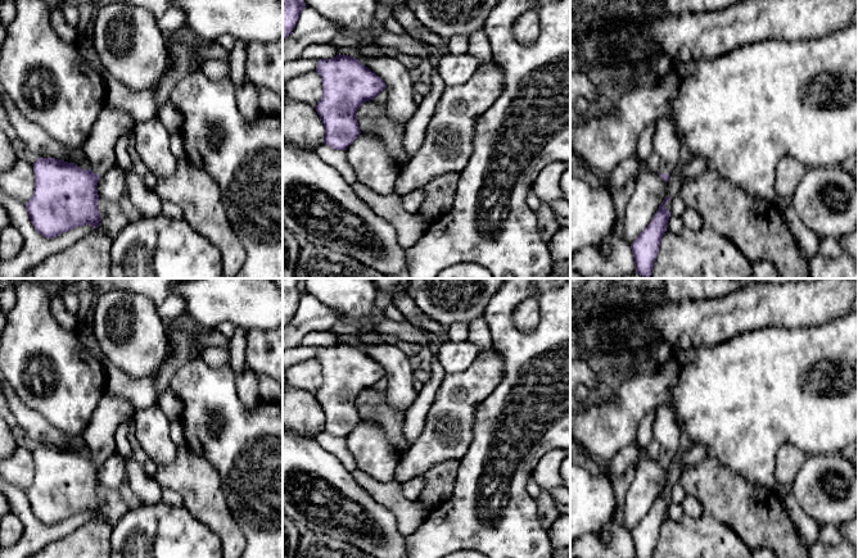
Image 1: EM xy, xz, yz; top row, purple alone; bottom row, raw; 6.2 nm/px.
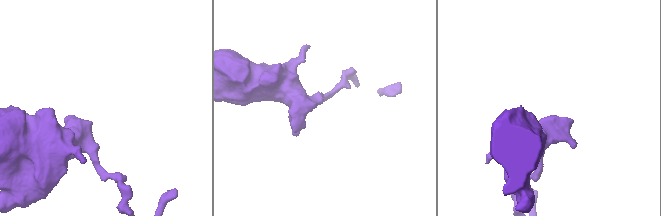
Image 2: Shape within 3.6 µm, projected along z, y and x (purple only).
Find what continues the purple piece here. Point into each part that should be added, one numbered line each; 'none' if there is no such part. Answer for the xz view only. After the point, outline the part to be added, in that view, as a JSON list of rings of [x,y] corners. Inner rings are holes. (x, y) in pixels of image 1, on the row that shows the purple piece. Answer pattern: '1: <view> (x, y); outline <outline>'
none

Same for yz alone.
1: yz (665, 143); outline [[[663,117],[656,122],[652,146],[660,158],[659,172],[672,173],[679,162],[682,146],[677,136],[676,123],[669,117]]]

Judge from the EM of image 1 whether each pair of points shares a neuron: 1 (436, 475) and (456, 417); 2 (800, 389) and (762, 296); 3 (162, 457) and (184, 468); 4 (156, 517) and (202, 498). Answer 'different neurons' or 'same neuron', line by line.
1: different neurons
2: different neurons
3: different neurons
4: different neurons

